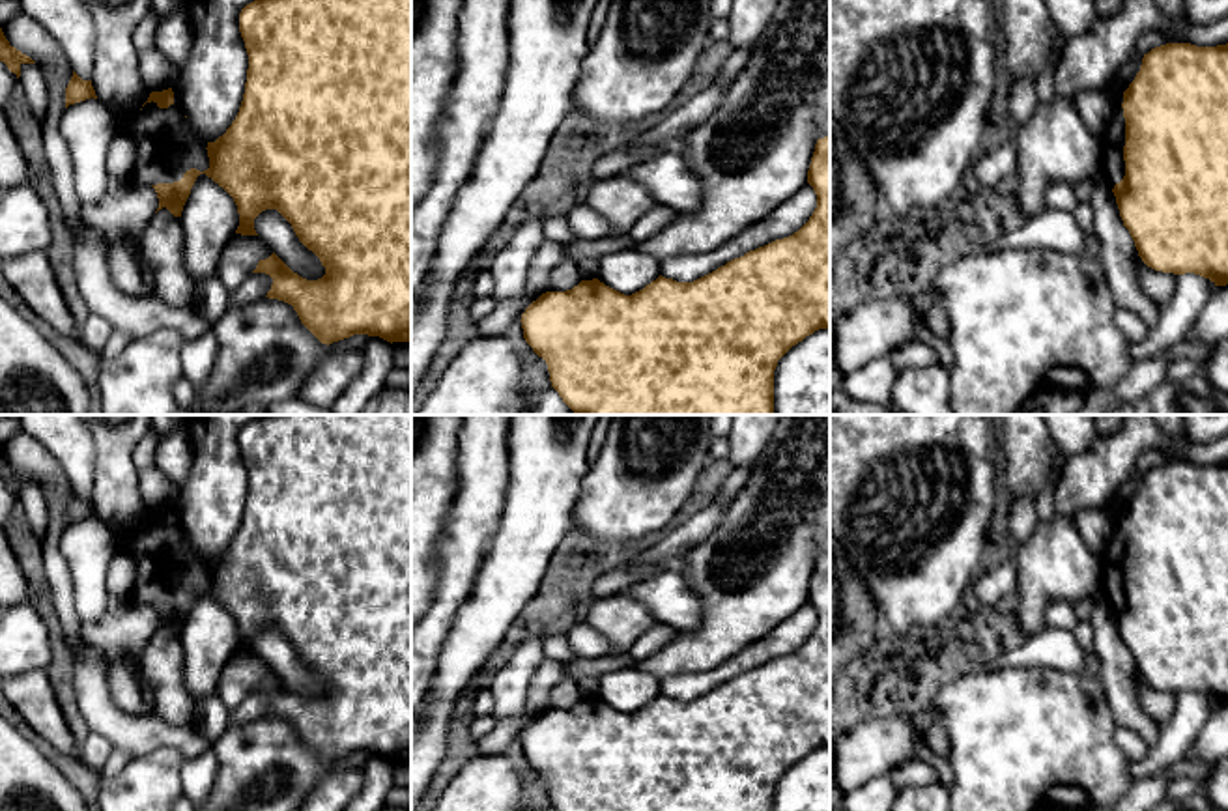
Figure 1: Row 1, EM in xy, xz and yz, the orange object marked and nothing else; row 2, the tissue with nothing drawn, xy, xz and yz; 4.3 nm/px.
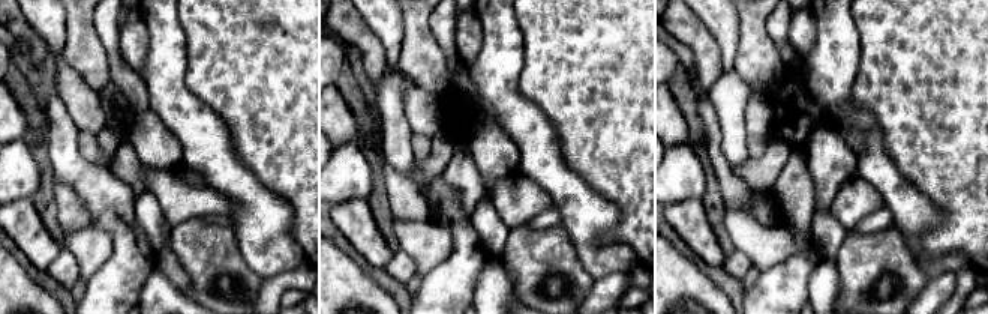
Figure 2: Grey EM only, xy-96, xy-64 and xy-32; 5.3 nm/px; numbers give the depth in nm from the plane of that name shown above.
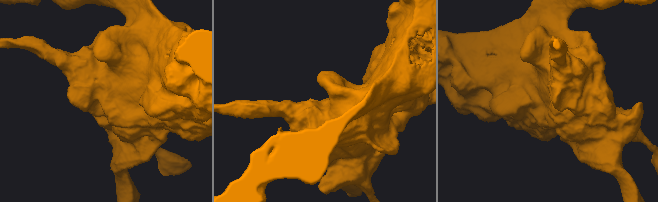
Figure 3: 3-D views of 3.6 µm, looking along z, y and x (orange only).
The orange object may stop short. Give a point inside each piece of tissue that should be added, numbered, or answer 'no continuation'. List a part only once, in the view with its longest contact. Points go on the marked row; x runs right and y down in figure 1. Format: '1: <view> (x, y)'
1: yz (1113, 139)

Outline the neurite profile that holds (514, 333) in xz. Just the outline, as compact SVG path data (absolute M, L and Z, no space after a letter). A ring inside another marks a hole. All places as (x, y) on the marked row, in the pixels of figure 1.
M521 310L514 321L508 325L508 329L505 331L507 338L516 346L518 355L523 363L535 363L538 359L538 355L533 351L533 348L525 342L523 338L523 329L521 329L521 314L525 310Z

